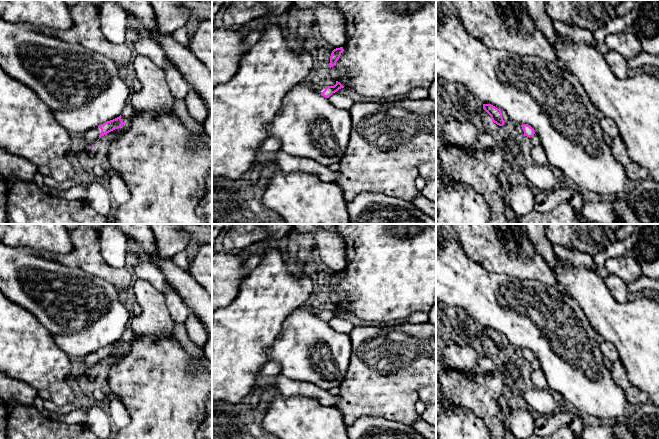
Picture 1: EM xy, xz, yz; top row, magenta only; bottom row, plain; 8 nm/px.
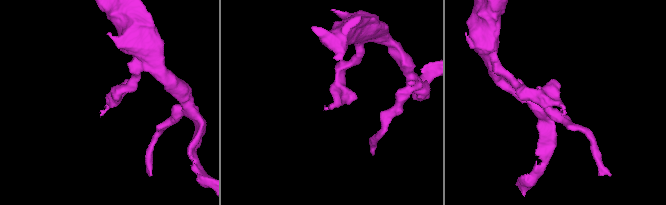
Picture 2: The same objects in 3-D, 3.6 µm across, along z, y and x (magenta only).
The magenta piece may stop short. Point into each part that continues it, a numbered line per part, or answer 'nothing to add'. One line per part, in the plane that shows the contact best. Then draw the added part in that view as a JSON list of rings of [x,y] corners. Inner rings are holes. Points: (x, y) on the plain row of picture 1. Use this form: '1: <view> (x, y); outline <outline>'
nothing to add

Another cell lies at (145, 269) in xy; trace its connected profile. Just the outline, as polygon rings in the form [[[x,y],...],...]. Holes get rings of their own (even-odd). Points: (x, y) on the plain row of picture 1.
[[[149,256],[138,260],[134,266],[133,275],[137,279],[147,281],[164,295],[172,323],[185,324],[191,313],[190,308],[175,291],[166,287],[164,274]]]

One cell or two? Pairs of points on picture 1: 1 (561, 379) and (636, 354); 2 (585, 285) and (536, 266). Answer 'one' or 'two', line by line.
1: two
2: two

